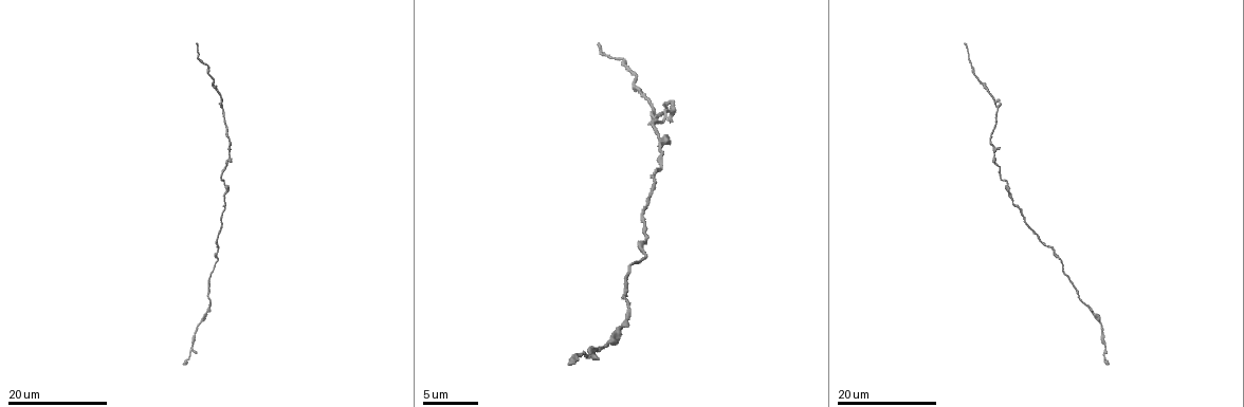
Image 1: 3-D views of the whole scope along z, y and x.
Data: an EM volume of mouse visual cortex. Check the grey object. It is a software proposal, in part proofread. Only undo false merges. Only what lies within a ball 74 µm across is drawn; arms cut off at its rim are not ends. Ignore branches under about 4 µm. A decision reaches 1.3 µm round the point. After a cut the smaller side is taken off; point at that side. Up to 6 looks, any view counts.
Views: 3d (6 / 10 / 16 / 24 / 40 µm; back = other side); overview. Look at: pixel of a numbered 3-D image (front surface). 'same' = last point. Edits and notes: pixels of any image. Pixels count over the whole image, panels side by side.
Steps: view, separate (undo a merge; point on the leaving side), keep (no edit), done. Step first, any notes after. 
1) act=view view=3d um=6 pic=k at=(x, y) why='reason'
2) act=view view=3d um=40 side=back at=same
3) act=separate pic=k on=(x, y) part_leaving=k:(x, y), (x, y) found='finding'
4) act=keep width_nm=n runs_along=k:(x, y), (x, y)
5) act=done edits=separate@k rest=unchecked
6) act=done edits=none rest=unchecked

act=view view=3d um=24 pic=1 at=(1062, 262) why='thick turns thin'

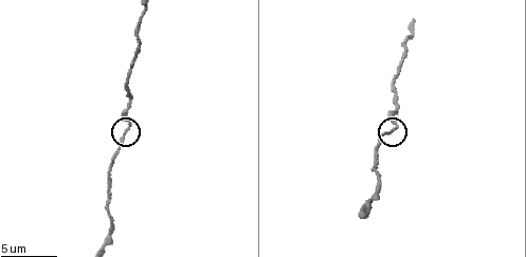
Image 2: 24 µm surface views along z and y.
act=view view=3d um=6 pic=2 at=(129, 130)

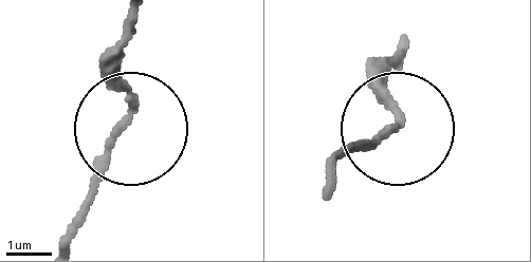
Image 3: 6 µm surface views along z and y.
act=keep runs_along=3:(127, 18), (116, 74), (127, 119), (74, 218) found='one cell here'

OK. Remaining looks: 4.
act=view view=3d um=24 pic=1 at=(995, 153) why='a narrow waist'

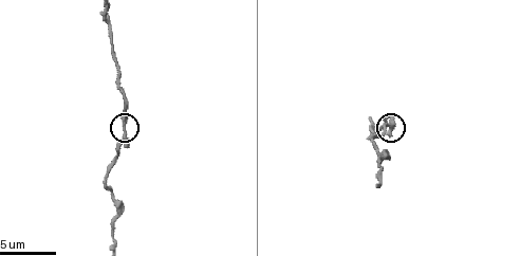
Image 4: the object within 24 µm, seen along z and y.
act=view view=3d um=10 pic=4 at=(125, 128) why='closer look'

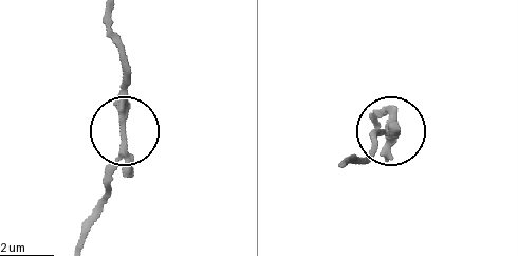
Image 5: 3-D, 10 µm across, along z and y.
act=keep runs_along=5:(79, 242), (125, 133), (125, 47) found='all the same cell'

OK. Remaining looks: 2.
act=view view=3d um=10 pic=4 at=(373, 122) why='side arm on a straight run'

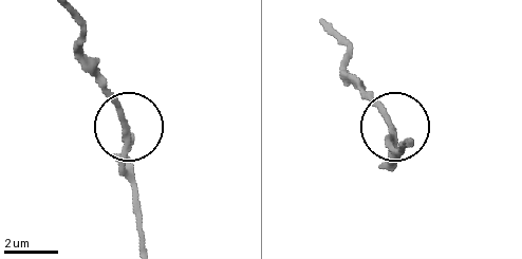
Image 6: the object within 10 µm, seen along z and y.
act=keep arms=3 runs_along=6:(145, 237), (125, 155), (122, 108), (86, 69) found='one cell here'

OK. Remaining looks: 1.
act=done edits=none rest=unchecked

